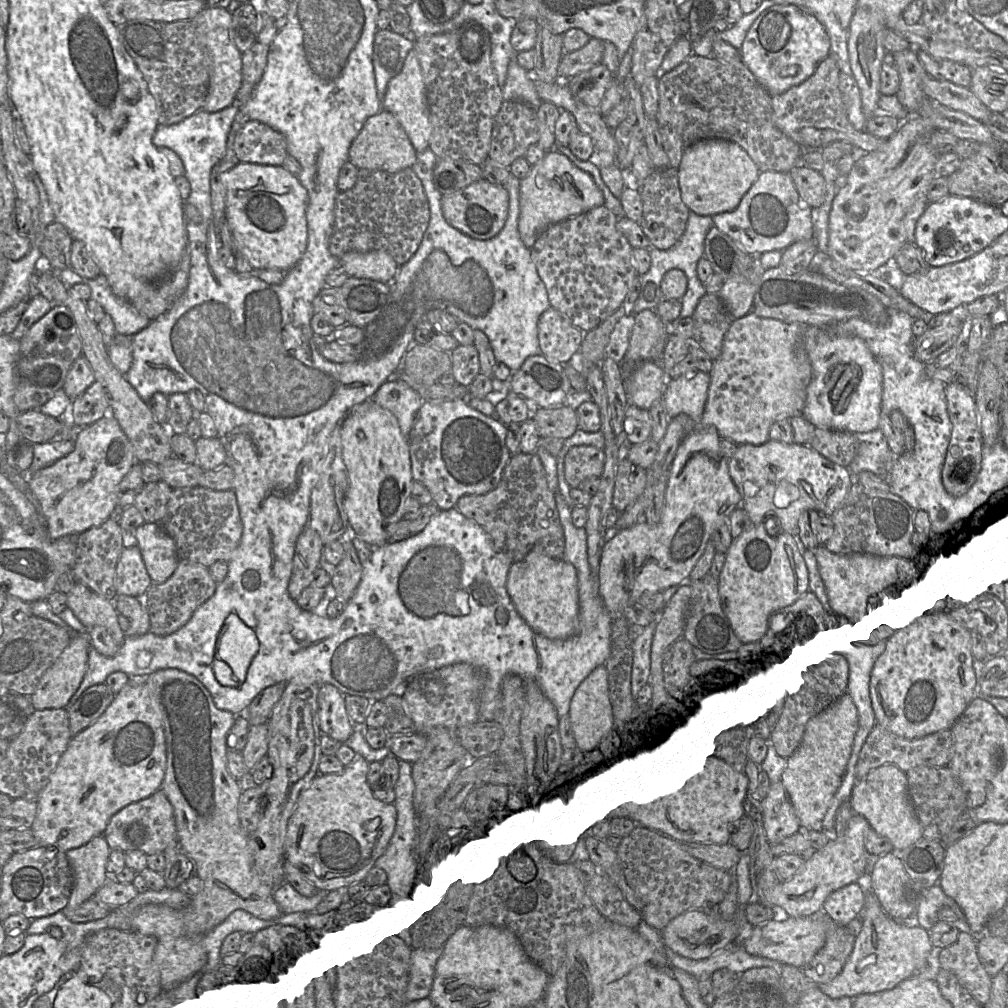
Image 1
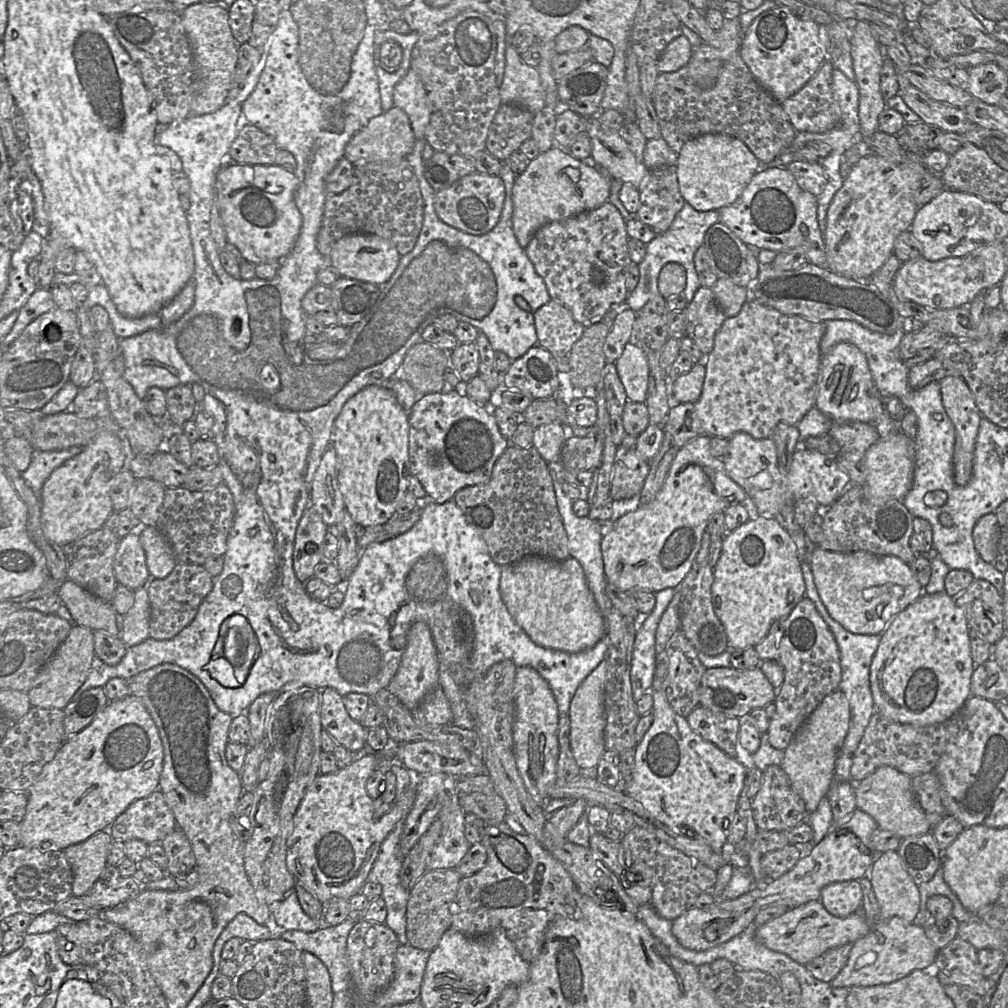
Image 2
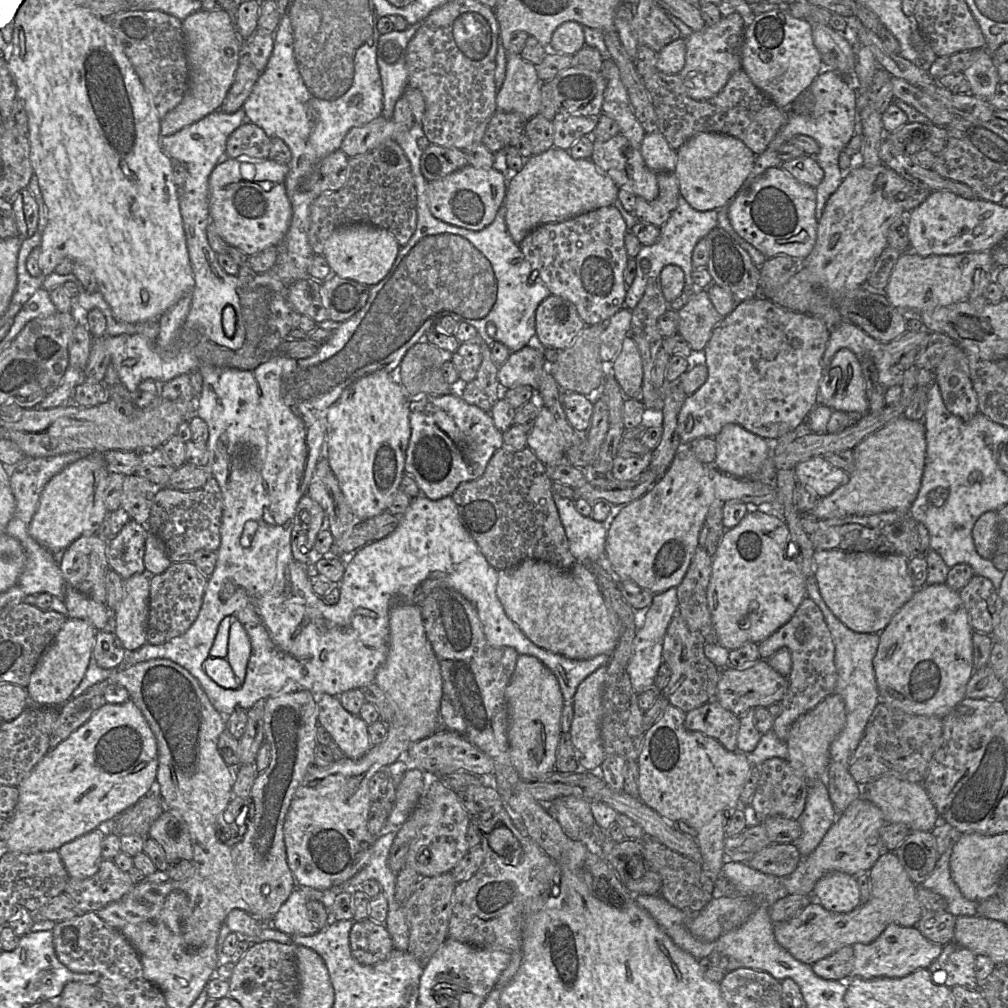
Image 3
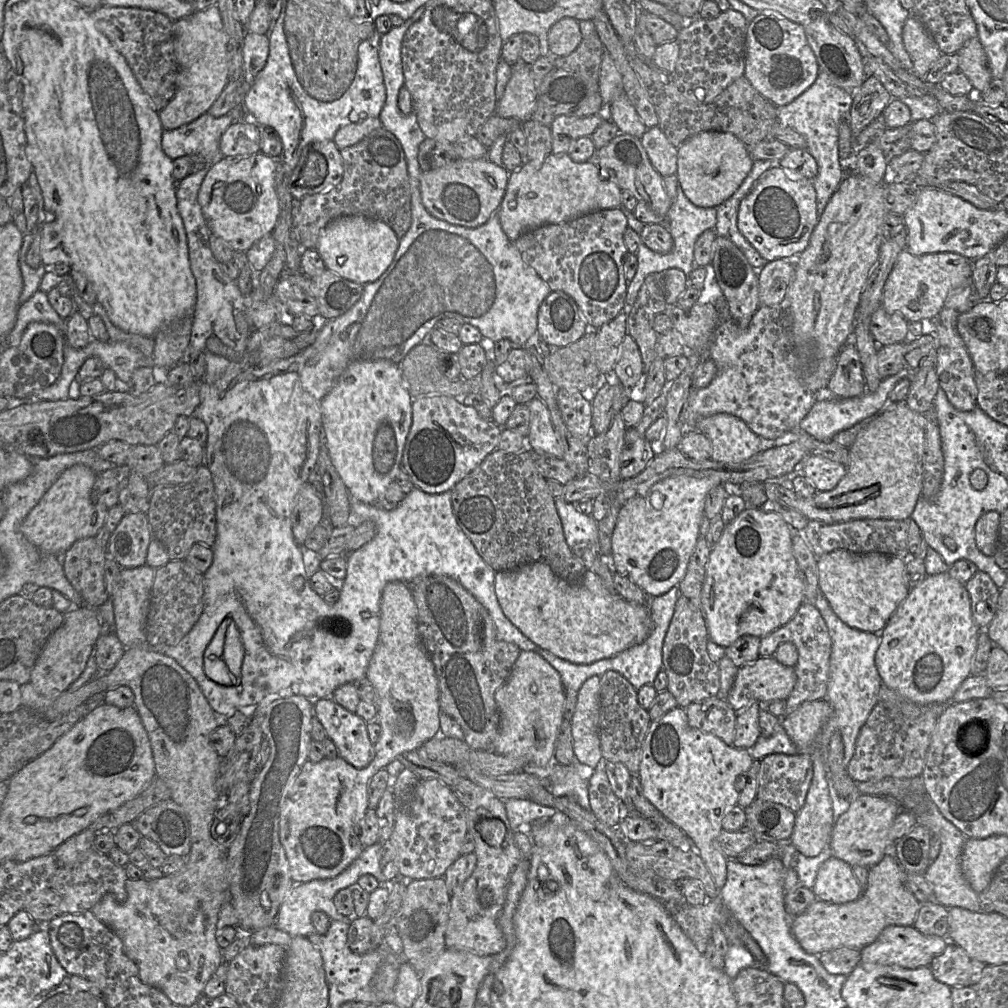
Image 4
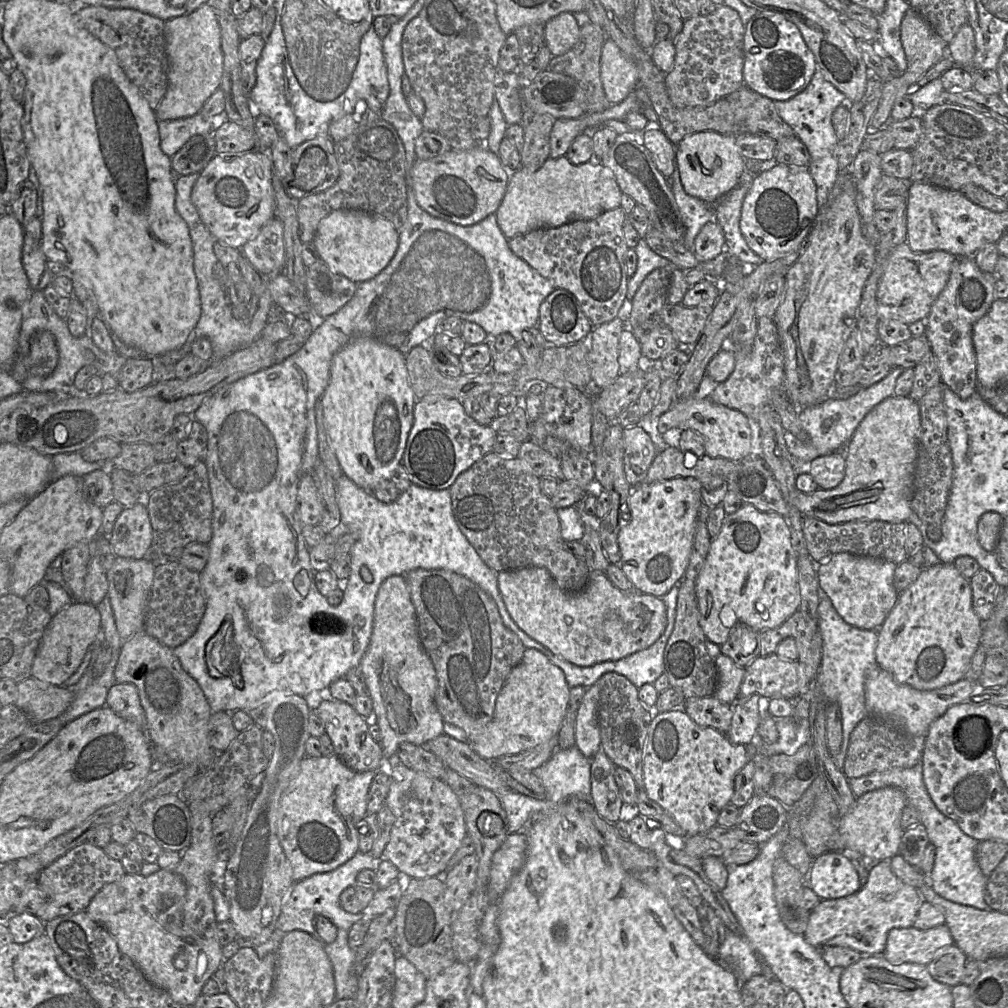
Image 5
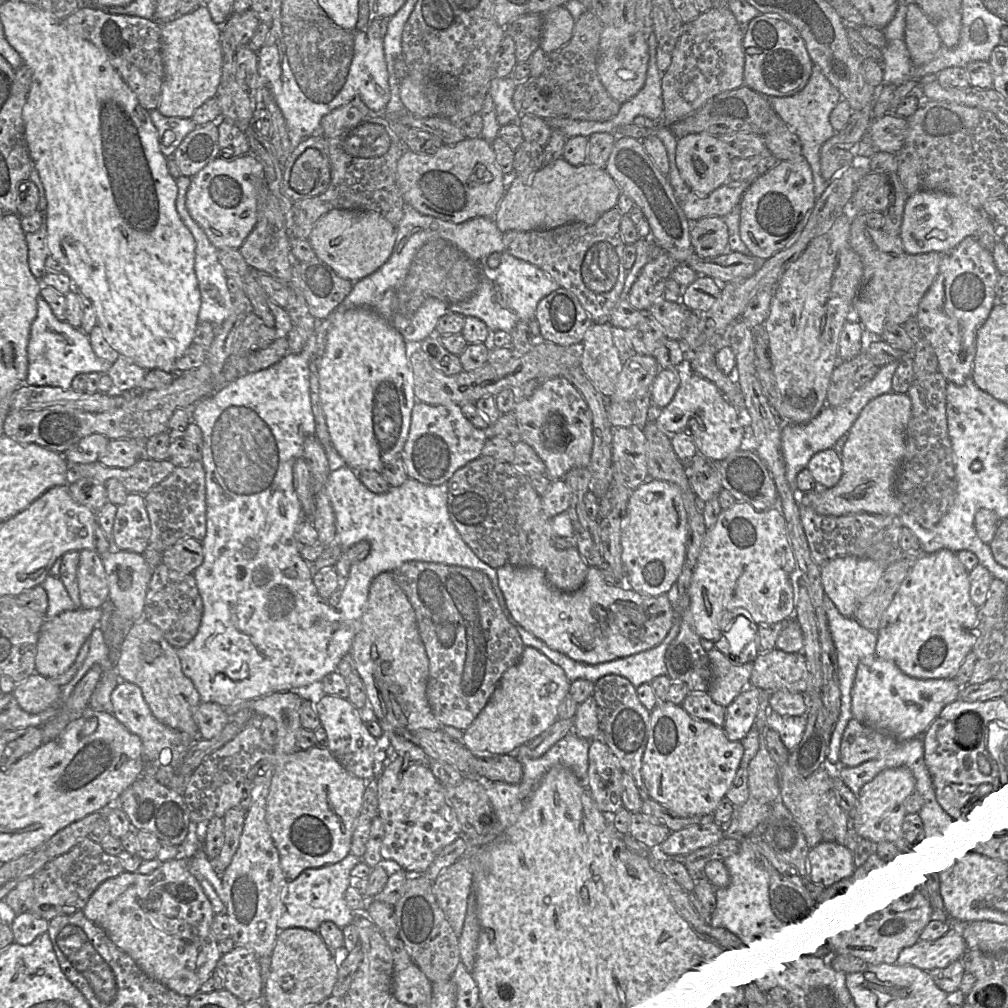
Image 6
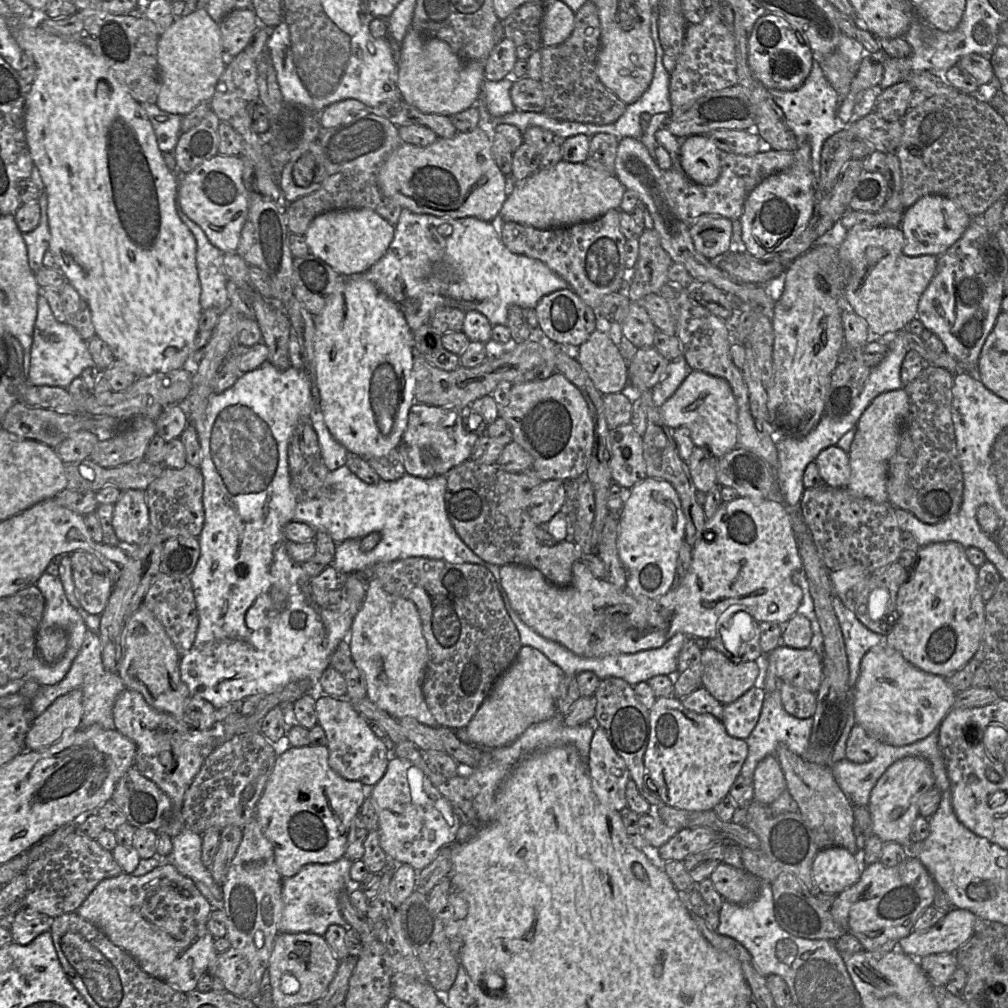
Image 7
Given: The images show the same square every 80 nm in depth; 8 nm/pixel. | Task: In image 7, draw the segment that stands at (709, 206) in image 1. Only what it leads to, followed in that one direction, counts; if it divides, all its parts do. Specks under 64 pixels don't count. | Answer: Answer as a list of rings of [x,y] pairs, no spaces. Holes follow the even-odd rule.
[[[707,135],[680,139],[679,162],[683,173],[693,182],[708,185],[720,174],[721,151]]]

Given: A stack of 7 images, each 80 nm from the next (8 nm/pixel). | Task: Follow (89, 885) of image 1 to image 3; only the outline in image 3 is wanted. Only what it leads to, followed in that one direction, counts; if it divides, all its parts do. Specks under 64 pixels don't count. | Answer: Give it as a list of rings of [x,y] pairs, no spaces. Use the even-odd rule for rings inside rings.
[[[97,828],[57,850],[69,877],[86,879],[98,871],[103,859],[101,844],[106,834],[104,828]]]

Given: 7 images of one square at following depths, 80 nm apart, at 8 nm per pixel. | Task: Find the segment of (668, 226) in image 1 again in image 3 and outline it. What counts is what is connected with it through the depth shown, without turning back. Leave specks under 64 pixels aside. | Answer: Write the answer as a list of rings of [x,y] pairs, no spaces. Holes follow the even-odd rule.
[[[674,171],[657,174],[659,193],[654,200],[637,197],[633,213],[638,221],[661,227],[678,205],[679,183]]]

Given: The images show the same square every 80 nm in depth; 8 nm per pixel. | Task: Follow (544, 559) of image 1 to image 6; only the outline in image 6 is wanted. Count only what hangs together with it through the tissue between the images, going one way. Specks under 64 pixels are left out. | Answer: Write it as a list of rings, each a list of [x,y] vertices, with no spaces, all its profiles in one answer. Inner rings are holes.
[[[504,565],[497,568],[498,584],[505,598],[507,608],[512,614],[513,618],[528,632],[532,633],[537,638],[541,639],[549,648],[556,650],[570,657],[571,659],[583,662],[586,664],[599,664],[603,662],[608,662],[615,660],[617,658],[626,657],[641,651],[645,651],[656,647],[659,645],[668,635],[671,630],[676,611],[669,601],[667,594],[660,596],[649,596],[639,592],[634,591],[632,588],[628,587],[626,584],[611,585],[607,584],[602,577],[602,574],[598,567],[589,566],[587,570],[587,575],[583,586],[576,592],[568,593],[560,591],[552,587],[545,573],[536,567],[532,566],[513,566],[513,565]]]

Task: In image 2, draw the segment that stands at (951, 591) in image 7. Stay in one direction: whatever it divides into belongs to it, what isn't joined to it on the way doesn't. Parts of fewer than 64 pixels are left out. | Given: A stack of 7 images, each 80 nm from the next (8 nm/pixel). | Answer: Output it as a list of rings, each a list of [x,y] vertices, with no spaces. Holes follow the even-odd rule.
[[[945,591],[935,594],[927,594],[923,592],[923,594],[916,601],[897,614],[889,623],[885,631],[881,634],[879,646],[874,654],[870,666],[870,687],[875,704],[875,711],[877,710],[886,717],[899,723],[918,726],[945,723],[949,720],[971,696],[971,677],[976,666],[971,656],[969,630],[970,628],[964,611],[955,604],[954,599],[947,595]]]

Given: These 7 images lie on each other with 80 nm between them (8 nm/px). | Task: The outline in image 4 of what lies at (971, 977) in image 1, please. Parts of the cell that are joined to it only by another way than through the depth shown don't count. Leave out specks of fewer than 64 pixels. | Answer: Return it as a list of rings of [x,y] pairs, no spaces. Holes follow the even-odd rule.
[[[948,941],[945,950],[932,959],[929,969],[937,981],[950,988],[969,986],[971,958],[955,943]]]

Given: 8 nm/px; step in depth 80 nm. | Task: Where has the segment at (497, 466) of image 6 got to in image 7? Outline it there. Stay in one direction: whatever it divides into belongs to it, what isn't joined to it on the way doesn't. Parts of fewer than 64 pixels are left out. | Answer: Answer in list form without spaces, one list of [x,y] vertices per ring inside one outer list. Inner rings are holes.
[[[466,460],[447,473],[445,506],[456,533],[483,560],[498,566],[517,564],[536,568],[551,584],[559,587],[568,586],[572,582],[573,563],[582,557],[578,544],[570,538],[565,538],[554,546],[546,546],[539,542],[535,529],[544,526],[538,526],[532,521],[527,510],[527,490],[519,484],[517,473],[505,471],[496,463],[484,464]]]

